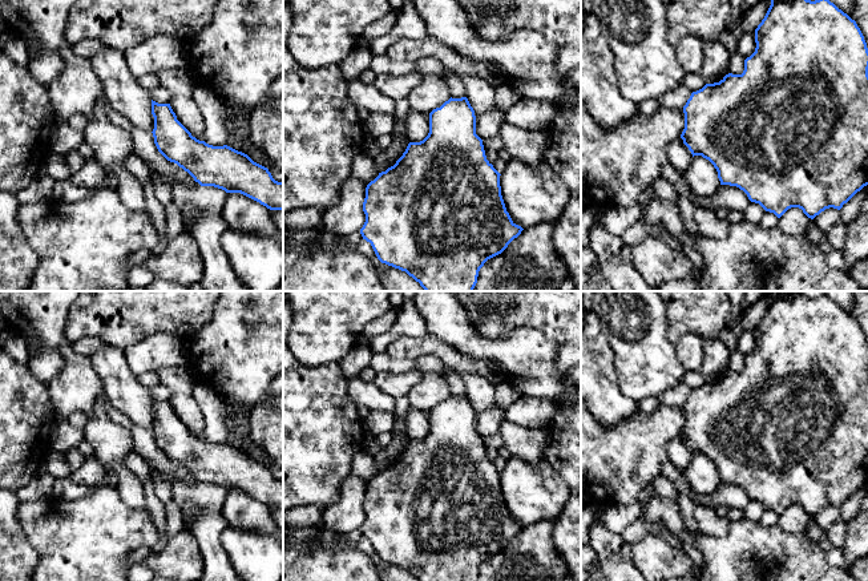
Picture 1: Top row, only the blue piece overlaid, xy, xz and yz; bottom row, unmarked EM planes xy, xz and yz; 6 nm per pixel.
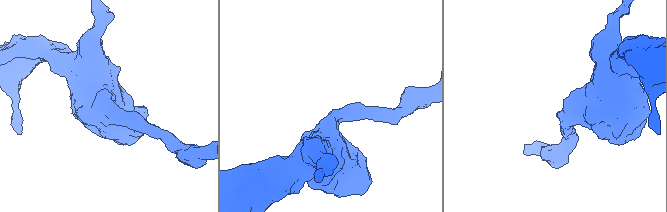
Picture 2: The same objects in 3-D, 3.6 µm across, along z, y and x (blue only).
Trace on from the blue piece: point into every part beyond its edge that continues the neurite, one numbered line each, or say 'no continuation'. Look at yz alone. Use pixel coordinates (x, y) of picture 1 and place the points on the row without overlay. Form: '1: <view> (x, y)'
no continuation

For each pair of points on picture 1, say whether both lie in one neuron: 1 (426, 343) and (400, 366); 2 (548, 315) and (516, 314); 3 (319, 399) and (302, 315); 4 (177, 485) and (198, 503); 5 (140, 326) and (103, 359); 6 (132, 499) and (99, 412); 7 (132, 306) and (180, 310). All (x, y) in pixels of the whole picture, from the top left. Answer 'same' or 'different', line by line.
1: different
2: same
3: different
4: same
5: different
6: same
7: same

